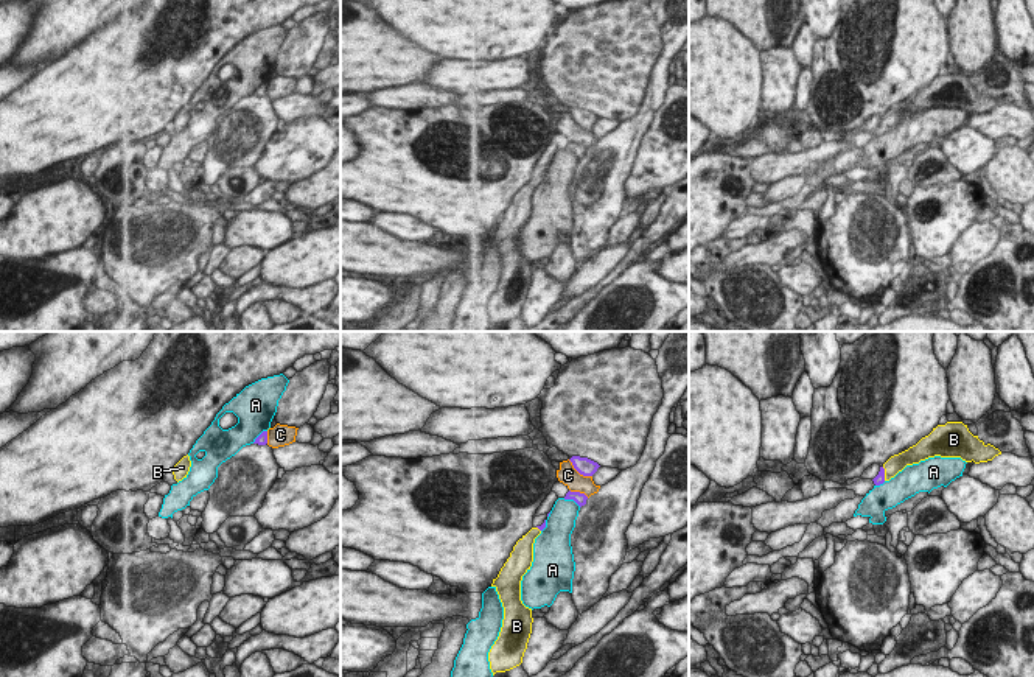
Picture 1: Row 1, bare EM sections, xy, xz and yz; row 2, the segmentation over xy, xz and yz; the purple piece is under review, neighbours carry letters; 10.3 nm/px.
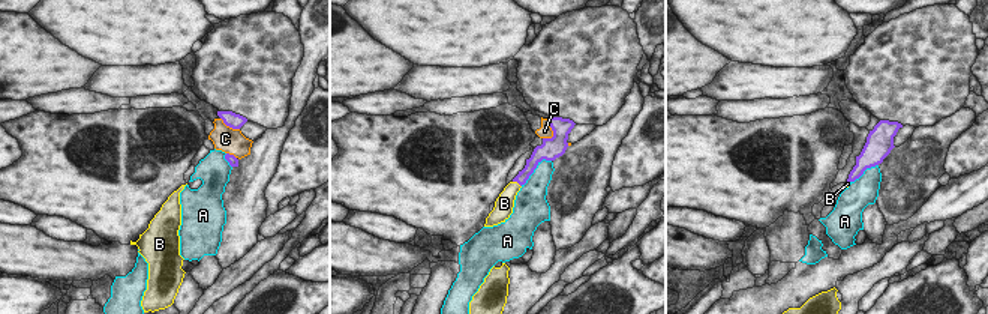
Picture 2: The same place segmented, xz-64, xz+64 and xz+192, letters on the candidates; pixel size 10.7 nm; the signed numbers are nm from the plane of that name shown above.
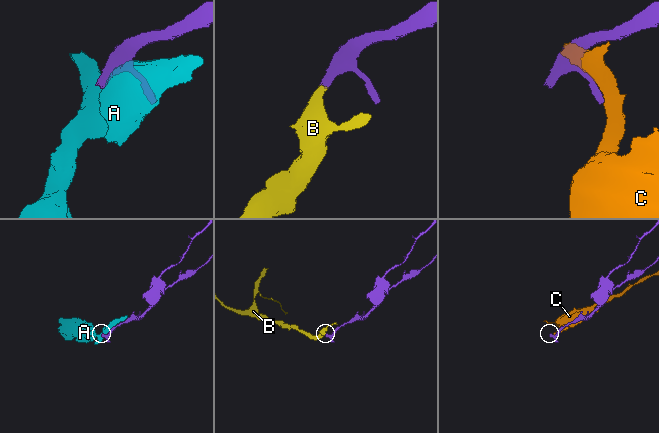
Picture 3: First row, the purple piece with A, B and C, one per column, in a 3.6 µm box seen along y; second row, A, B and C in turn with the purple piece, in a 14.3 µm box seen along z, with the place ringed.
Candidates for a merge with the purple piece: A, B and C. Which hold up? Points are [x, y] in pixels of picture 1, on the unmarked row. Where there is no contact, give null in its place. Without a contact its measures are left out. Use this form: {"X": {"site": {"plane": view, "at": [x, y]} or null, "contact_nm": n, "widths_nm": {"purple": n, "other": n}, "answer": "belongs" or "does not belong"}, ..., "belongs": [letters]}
{"A": {"site": {"plane": "xz", "at": [572, 150]}, "contact_nm": 200, "widths_nm": {"purple": 130, "other": 280}, "answer": "does not belong"}, "B": {"site": {"plane": "yz", "at": [883, 125]}, "contact_nm": 150, "widths_nm": {"purple": 100, "other": 180}, "answer": "belongs"}, "C": {"site": {"plane": "xz", "at": [579, 123]}, "contact_nm": 320, "widths_nm": {"purple": 190, "other": 200}, "answer": "does not belong"}, "belongs": ["B"]}

